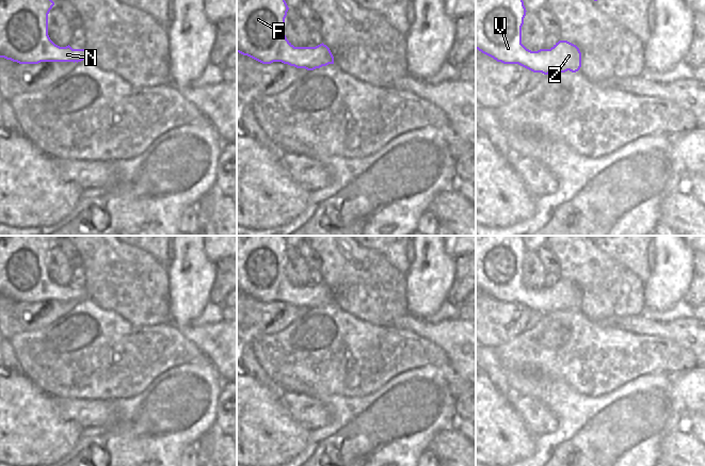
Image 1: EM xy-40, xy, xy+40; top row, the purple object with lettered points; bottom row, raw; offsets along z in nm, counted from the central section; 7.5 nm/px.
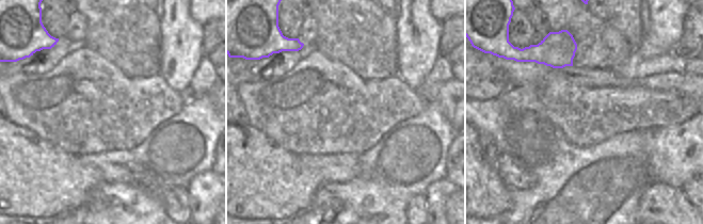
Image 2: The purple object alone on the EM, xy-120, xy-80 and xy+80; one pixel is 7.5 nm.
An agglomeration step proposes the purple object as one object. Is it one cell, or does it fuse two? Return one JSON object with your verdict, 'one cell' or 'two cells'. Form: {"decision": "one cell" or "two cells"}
{"decision": "one cell"}

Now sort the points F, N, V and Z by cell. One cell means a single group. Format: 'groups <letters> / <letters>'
groups F N V Z

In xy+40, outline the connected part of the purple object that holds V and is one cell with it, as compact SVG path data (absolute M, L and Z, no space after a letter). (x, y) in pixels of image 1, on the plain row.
M476 236L476 288L503 303L518 303L533 311L576 311L581 306L579 287L559 279L550 288L531 290L522 283L522 266L526 255L522 236Z

